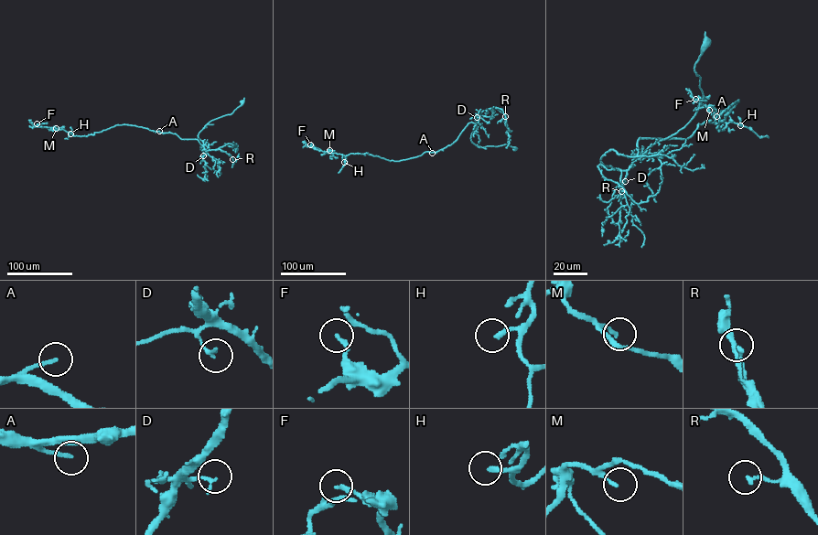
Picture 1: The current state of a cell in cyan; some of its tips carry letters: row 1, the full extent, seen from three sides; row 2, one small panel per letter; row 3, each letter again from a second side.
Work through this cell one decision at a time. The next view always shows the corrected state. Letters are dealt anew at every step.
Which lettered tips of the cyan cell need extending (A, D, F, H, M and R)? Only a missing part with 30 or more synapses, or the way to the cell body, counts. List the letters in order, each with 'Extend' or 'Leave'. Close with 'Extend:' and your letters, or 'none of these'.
A: Leave
D: Leave
F: Leave
H: Extend
M: Leave
R: Leave
Extend: H

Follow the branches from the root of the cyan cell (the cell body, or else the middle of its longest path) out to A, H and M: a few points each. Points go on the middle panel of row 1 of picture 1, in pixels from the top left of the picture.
A: (514, 149), (506, 144), (481, 147), (476, 144), (470, 138), (476, 124), (470, 122), (451, 144), (432, 153)
H: (514, 149), (476, 144), (470, 138), (476, 124), (470, 122), (435, 152), (396, 161), (350, 154), (344, 162)
M: (514, 149), (476, 144), (470, 138), (476, 124), (470, 122), (442, 149), (400, 161), (329, 150)

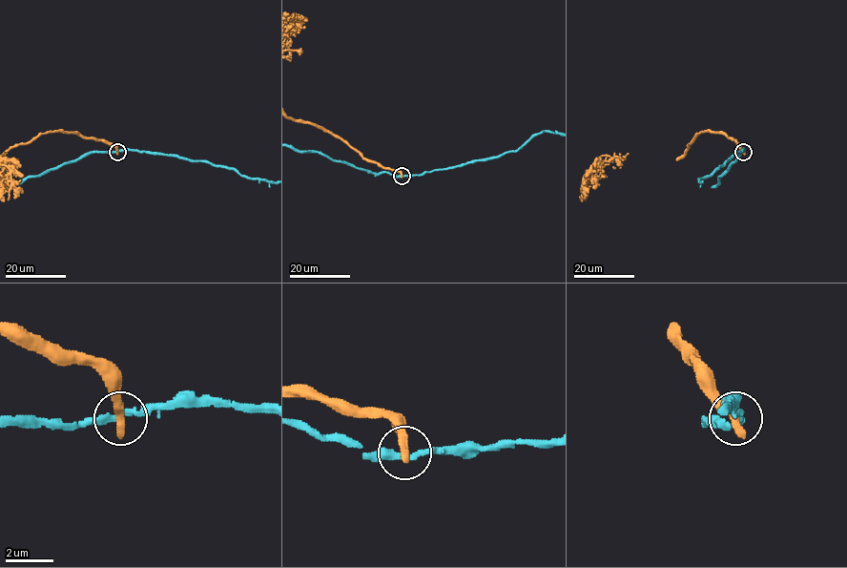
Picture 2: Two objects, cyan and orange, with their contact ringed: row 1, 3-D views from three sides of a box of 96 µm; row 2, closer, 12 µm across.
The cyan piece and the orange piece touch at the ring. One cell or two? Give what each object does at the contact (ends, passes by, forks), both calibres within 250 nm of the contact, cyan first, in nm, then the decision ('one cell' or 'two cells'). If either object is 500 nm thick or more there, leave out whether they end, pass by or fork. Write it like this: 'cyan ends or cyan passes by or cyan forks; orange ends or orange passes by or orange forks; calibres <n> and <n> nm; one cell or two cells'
cyan passes by; orange ends; calibres 260 and 440 nm; two cells

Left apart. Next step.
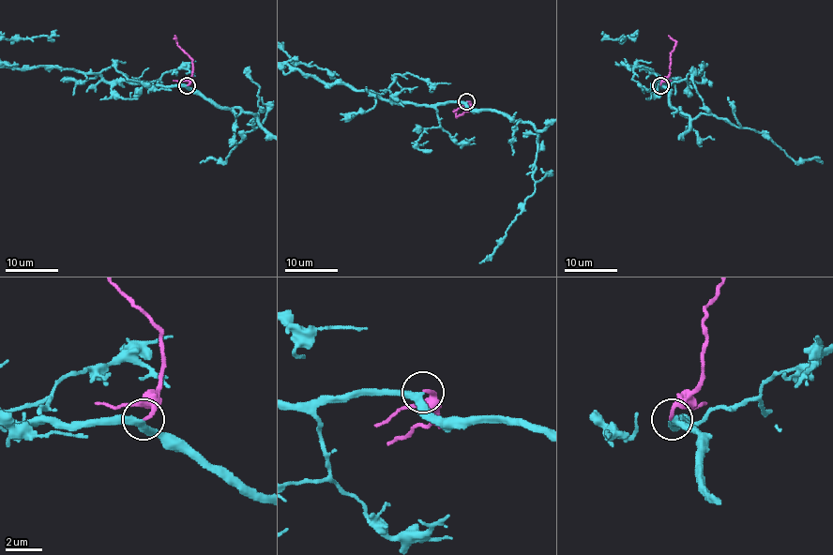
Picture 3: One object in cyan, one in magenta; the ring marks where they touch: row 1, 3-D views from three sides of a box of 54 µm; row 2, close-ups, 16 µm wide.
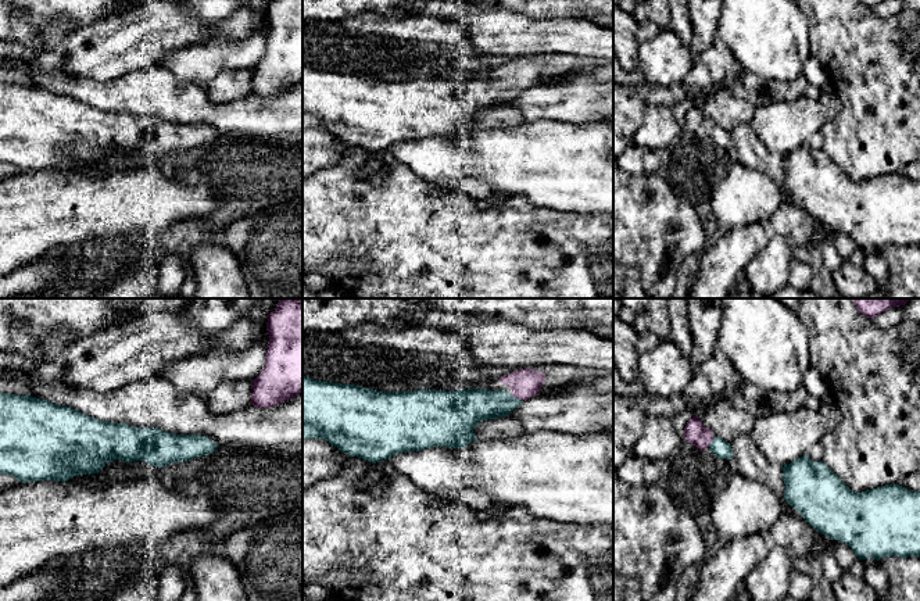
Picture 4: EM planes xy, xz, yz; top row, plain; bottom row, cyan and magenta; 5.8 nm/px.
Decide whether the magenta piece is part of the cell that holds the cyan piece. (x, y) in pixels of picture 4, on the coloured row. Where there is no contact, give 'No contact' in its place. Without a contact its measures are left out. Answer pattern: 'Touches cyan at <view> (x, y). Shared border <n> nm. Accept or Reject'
Touches cyan at xz (515, 397). Shared border 90 nm. Accept

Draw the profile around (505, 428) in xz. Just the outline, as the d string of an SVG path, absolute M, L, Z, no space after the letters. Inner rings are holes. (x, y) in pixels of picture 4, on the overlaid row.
M502 416L480 422L473 433L480 440L511 440L525 434L525 430L515 418Z

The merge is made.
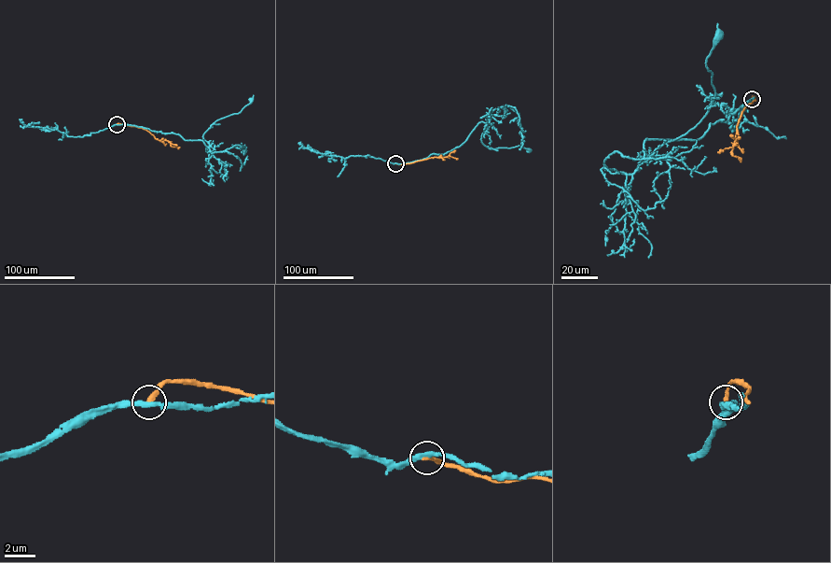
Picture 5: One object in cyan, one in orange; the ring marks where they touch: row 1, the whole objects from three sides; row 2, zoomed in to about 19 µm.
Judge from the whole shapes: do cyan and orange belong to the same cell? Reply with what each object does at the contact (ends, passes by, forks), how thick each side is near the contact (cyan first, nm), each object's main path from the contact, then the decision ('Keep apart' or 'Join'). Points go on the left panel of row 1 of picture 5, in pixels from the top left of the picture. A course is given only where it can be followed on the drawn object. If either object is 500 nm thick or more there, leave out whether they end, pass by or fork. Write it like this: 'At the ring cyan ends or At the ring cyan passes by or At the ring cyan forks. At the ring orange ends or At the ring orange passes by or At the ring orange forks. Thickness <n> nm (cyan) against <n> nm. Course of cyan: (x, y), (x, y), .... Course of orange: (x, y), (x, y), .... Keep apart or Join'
At the ring cyan passes by. At the ring orange ends. Thickness 300 nm (cyan) against 320 nm. Course of cyan: (117, 124), (173, 133), (186, 140), (201, 140), (208, 147), (202, 137), (211, 125), (238, 113), (250, 100). Course of orange: (117, 124), (145, 129), (156, 138), (167, 140), (178, 148). Keep apart

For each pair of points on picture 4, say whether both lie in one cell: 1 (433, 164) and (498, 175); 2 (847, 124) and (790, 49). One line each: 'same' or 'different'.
1: same
2: different

